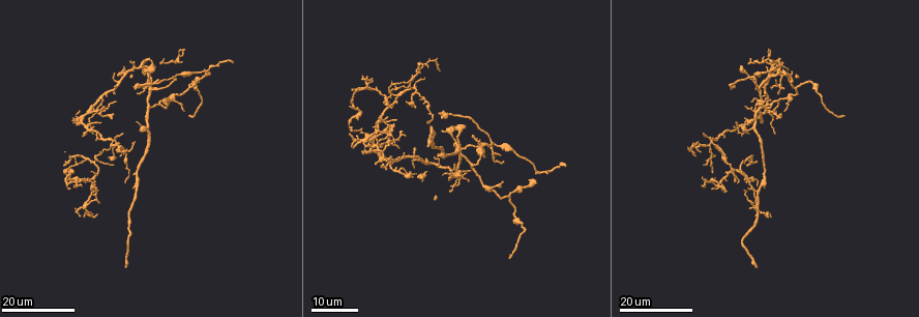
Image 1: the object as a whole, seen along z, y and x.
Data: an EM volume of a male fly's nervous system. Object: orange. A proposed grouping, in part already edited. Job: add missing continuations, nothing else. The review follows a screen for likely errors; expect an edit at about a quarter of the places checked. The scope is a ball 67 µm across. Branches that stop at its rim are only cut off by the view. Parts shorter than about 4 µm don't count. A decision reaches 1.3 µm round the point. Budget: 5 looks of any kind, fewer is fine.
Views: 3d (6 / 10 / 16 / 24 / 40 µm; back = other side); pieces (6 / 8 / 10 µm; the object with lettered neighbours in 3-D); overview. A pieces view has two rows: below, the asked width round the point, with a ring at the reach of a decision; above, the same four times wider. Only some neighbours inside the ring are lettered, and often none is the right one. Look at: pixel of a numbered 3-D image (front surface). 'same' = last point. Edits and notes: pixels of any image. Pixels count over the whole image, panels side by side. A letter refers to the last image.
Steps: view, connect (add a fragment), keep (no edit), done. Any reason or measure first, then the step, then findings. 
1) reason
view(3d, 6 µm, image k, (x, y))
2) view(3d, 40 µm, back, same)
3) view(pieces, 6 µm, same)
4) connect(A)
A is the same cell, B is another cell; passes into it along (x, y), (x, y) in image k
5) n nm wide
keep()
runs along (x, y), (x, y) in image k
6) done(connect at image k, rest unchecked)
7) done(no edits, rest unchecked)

free end
view(3d, 24 µm, image 1, (133, 87))

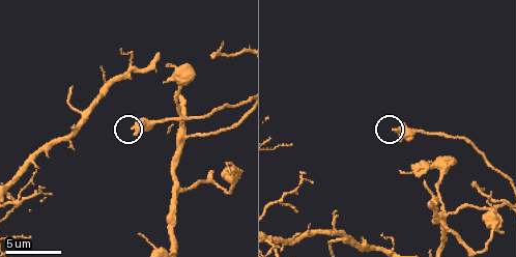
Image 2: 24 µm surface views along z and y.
what lies round it
view(pieces, 10 µm, image 2, (133, 130))

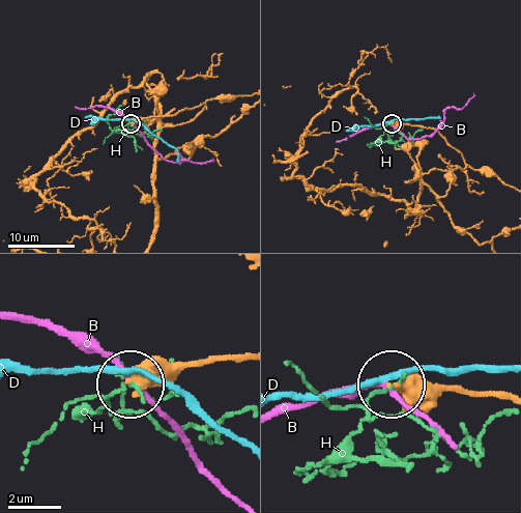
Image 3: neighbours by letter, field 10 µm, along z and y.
keep()
B, D and H are other cells; runs along (501, 398), (391, 382) in image 3; none of them fits

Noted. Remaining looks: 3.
an open end
view(3d, 24 µm, image 1, (413, 175))

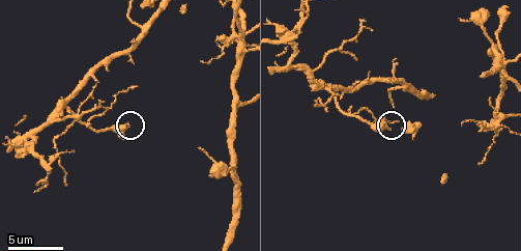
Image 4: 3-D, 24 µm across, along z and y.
what lies round it
view(pieces, 8 µm, image 4, (387, 127))

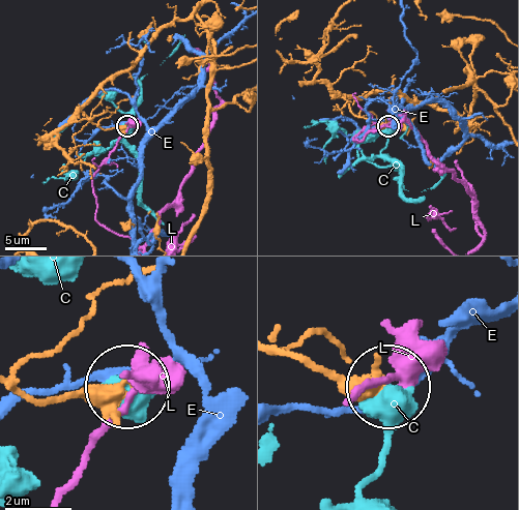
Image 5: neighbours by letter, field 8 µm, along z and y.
keep()
C, E and L are other cells; no lettered fragment goes on from it

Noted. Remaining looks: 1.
view(pieces, 8 µm, image 4, (39, 183))

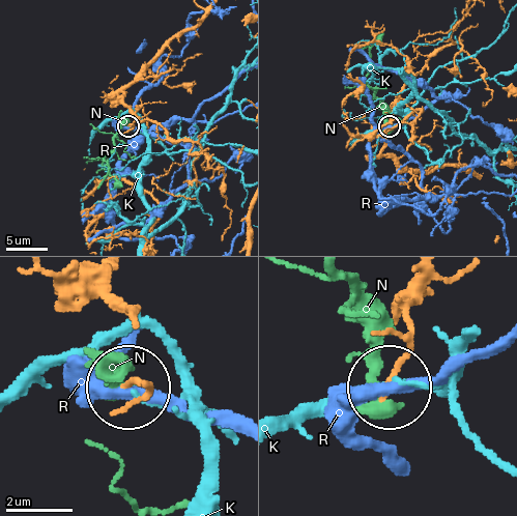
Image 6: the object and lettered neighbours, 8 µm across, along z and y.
keep()
K, N and R are other cells; no lettered fragment goes on from it

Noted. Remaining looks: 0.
done(no edits, rest unchecked)

